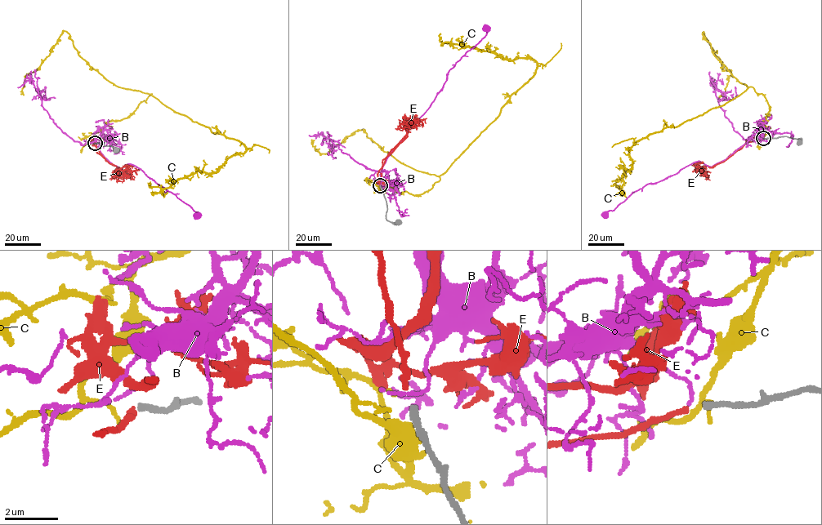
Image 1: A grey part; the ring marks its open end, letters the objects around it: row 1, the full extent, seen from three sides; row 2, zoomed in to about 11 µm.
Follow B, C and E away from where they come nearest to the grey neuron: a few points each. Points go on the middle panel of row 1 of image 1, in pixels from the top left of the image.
B: (379, 184), (381, 168), (386, 158), (434, 100), (448, 72), (486, 34), (486, 28)
C: (378, 185), (415, 195), (431, 189), (534, 73), (534, 60), (442, 43), (440, 33)
E: (379, 184), (377, 172), (386, 157), (408, 132), (405, 121), (413, 117), (424, 119), (426, 122)

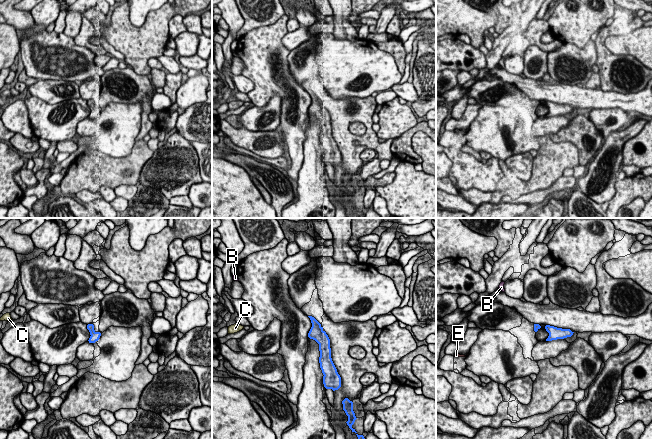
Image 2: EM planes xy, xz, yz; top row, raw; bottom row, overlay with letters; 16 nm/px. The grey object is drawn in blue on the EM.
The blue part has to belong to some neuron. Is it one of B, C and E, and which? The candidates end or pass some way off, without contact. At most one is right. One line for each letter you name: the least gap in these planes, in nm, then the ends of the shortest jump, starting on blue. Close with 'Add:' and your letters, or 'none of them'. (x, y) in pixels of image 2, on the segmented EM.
E: 1150 nm apart; from blue across yz (534, 330), (467, 354)
Add: E

